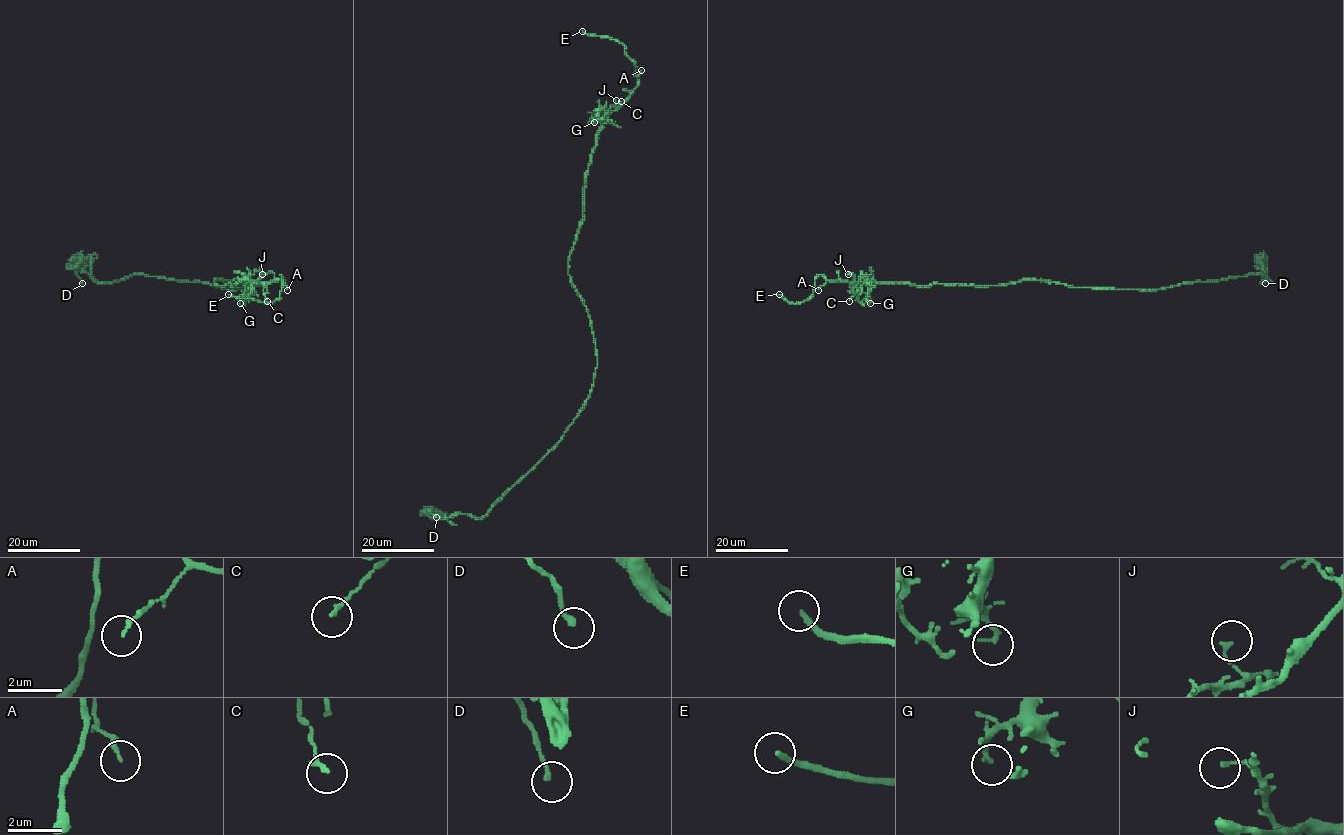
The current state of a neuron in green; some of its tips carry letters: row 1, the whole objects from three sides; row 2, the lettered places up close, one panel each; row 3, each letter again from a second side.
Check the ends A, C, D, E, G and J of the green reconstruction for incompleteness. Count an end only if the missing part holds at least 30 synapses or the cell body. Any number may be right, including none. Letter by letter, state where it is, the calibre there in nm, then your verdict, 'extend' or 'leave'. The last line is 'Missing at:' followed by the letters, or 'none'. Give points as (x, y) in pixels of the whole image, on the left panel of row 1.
A: (287, 290) | 140 nm | leave
C: (267, 301) | 180 nm | leave
D: (82, 283) | 170 nm | leave
E: (228, 294) | 200 nm | extend
G: (240, 303) | 130 nm | leave
J: (262, 274) | 130 nm | leave
Missing at: E

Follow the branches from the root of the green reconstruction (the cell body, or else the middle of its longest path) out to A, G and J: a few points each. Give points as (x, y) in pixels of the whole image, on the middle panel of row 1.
A: (580, 295), (568, 273), (568, 259), (582, 220), (588, 165), (604, 118), (630, 95), (638, 85), (641, 70)
G: (580, 295), (568, 273), (568, 259), (582, 220), (588, 165), (596, 135), (602, 125), (601, 121), (594, 122)
J: (580, 295), (568, 273), (569, 253), (582, 220), (583, 189), (596, 135), (607, 112), (617, 105), (616, 100)

